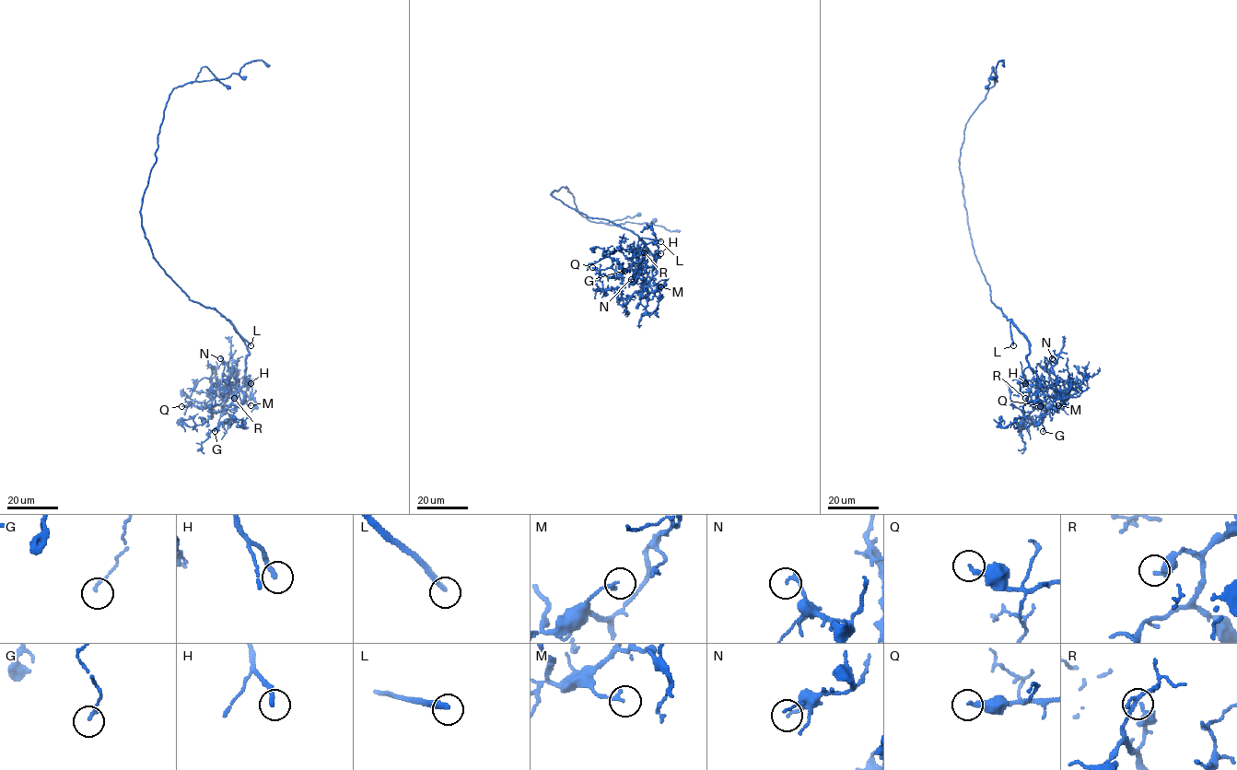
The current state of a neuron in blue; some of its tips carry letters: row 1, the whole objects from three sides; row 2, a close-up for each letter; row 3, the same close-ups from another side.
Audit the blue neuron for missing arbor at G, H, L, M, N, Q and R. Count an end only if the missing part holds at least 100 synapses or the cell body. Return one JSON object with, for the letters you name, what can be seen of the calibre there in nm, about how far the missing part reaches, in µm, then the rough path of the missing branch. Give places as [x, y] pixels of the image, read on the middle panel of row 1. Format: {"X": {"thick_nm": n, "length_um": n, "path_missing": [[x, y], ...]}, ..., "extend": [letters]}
{"H": {"thick_nm": 240, "length_um": 45}, "L": {"thick_nm": 220, "length_um": 10}, "extend": ["H", "L"]}

